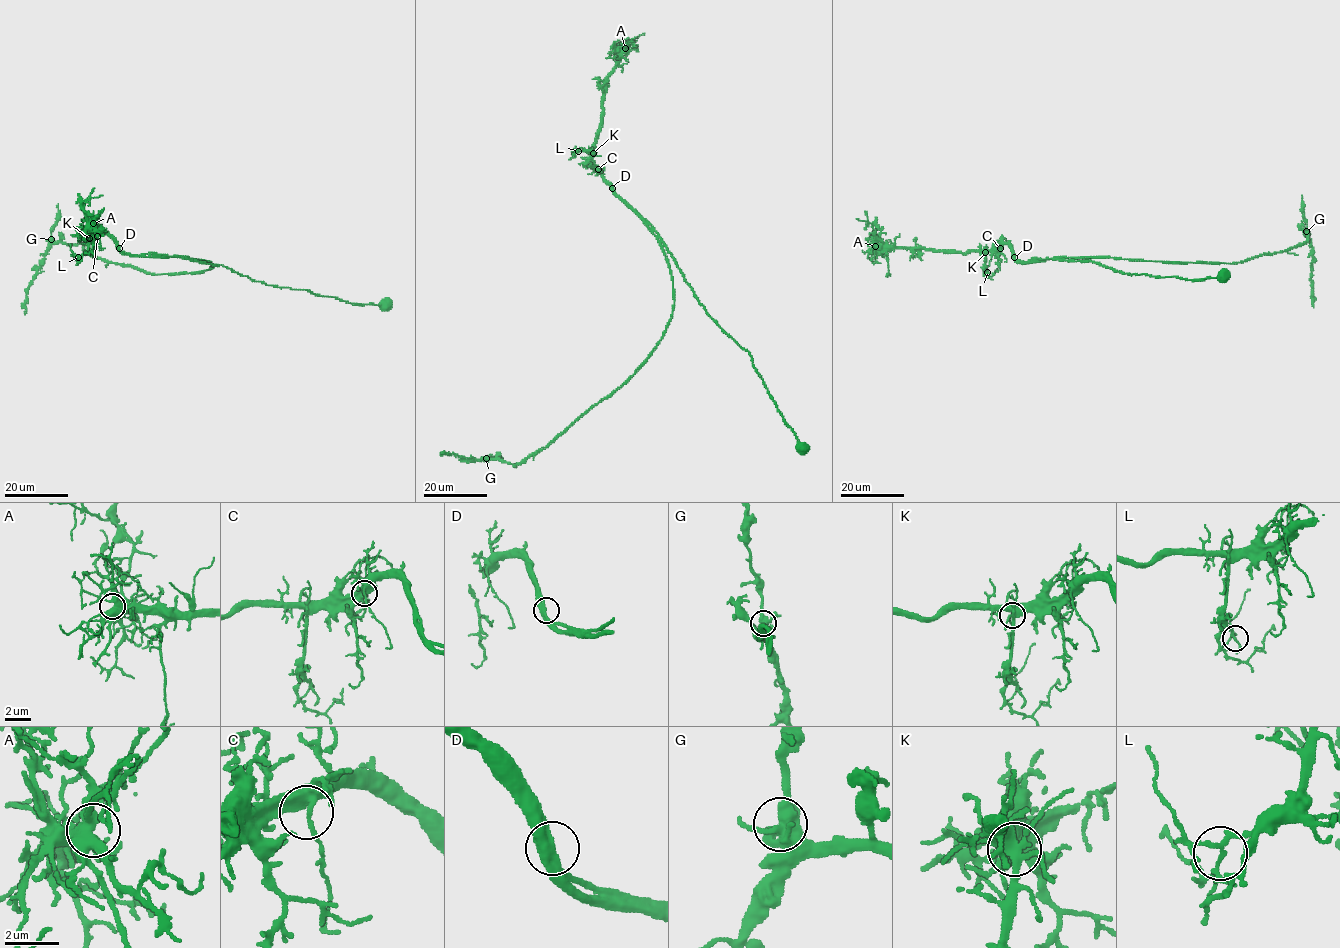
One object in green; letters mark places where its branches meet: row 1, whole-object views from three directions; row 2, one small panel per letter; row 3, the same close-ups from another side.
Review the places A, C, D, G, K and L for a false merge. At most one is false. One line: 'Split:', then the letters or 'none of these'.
Split: none of these

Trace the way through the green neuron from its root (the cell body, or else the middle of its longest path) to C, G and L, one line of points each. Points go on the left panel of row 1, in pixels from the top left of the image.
C: (386, 305), (268, 285), (221, 265), (180, 256), (123, 254), (107, 233), (97, 236)
G: (386, 305), (268, 285), (180, 256), (143, 255), (214, 267), (149, 274), (87, 254), (81, 243), (51, 239)
L: (386, 305), (268, 285), (221, 265), (180, 256), (123, 254), (107, 233), (89, 238), (89, 248), (78, 257)

